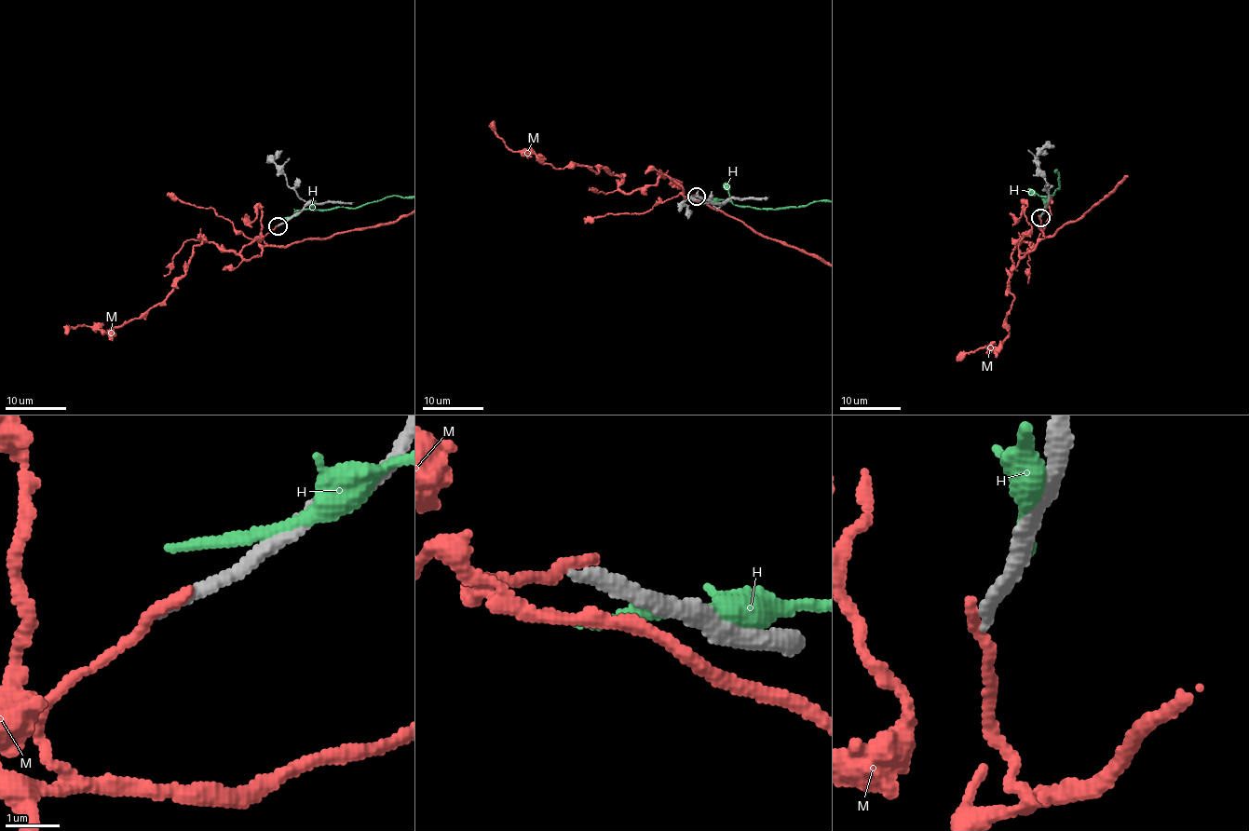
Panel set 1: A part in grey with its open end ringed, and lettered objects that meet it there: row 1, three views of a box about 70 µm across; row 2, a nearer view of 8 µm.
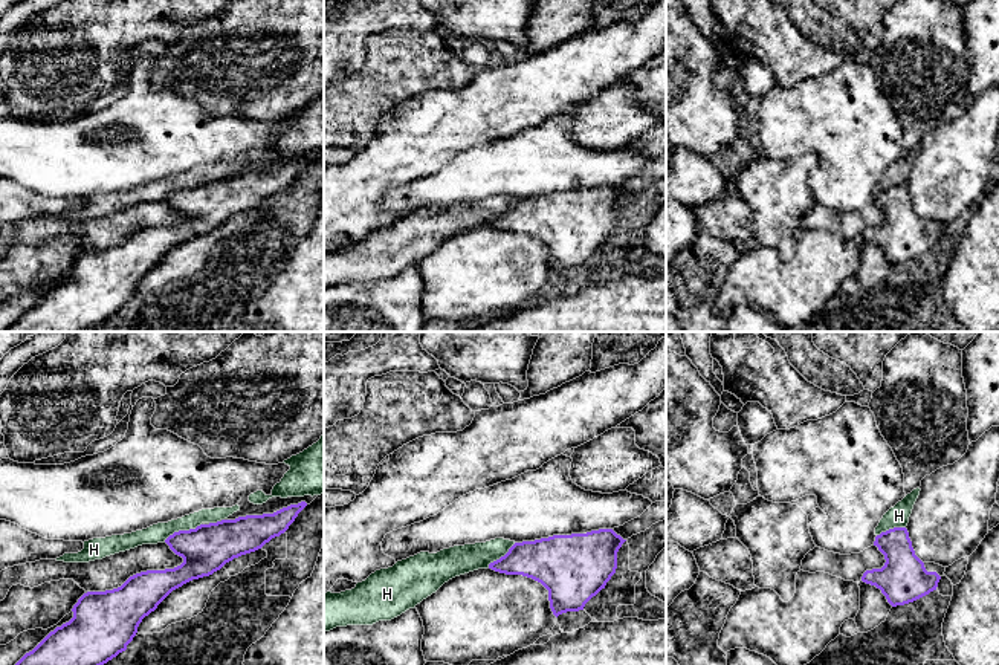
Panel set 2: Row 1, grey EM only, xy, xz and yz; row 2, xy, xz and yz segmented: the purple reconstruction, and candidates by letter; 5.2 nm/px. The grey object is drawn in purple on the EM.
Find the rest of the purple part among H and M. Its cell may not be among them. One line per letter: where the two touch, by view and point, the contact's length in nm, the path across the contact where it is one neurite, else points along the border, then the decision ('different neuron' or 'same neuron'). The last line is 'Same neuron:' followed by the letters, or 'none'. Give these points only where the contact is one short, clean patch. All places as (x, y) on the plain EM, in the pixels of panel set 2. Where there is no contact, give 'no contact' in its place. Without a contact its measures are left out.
H: contact xy (182, 188); length 220 nm; different neuron
M: no contact; different neuron
Same neuron: none

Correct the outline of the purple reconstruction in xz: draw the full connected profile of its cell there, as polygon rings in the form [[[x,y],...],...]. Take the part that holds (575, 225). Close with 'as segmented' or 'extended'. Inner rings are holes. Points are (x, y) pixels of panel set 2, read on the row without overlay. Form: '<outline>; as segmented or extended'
[[[613,187],[515,200],[489,226],[522,232],[548,248],[553,272],[584,268],[616,231],[623,197]]]; as segmented

